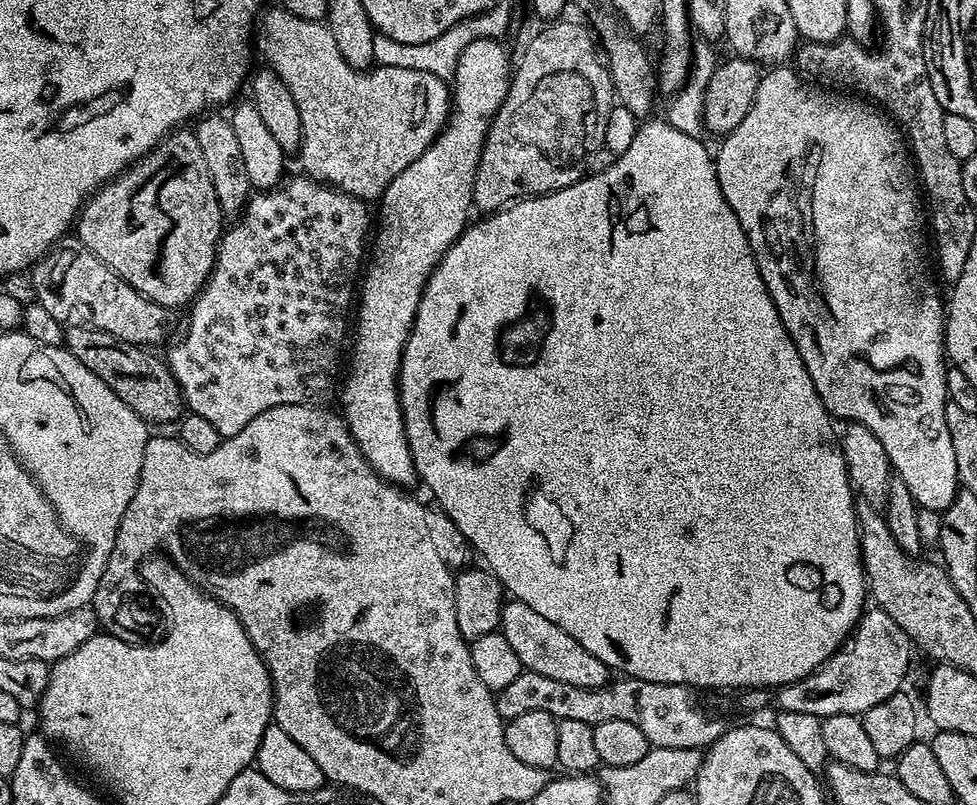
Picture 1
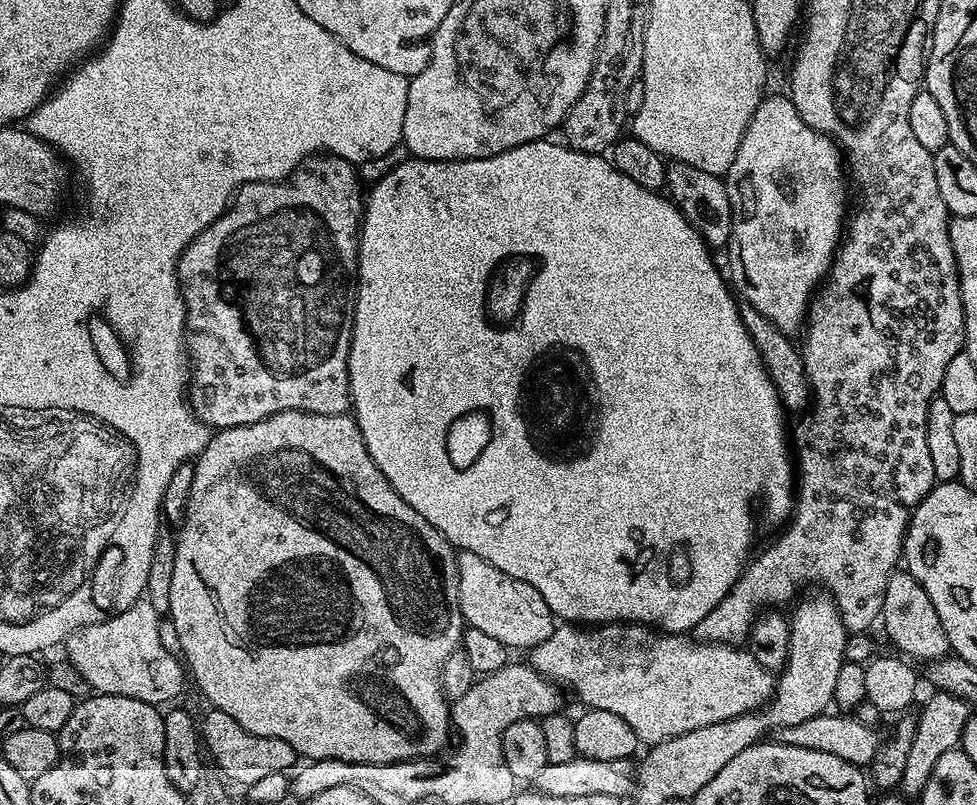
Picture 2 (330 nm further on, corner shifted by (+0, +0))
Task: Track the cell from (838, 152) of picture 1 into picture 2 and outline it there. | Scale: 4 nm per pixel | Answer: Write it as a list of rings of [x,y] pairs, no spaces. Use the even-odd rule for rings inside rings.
[[[765,95],[758,110],[754,110],[754,118],[750,118],[750,126],[746,126],[742,146],[738,146],[726,177],[732,211],[726,272],[743,303],[758,310],[784,333],[799,333],[805,327],[812,297],[832,269],[846,231],[844,176],[846,180],[846,164],[836,141],[806,126],[787,95]]]

